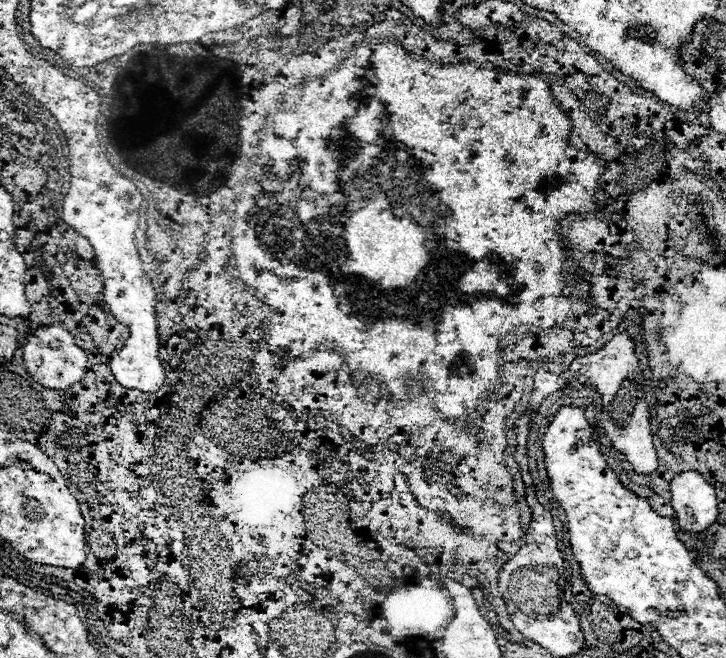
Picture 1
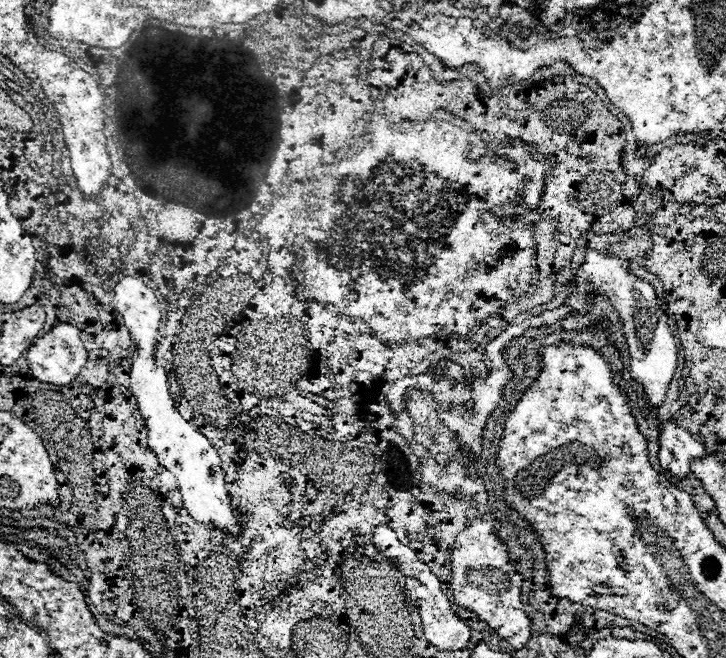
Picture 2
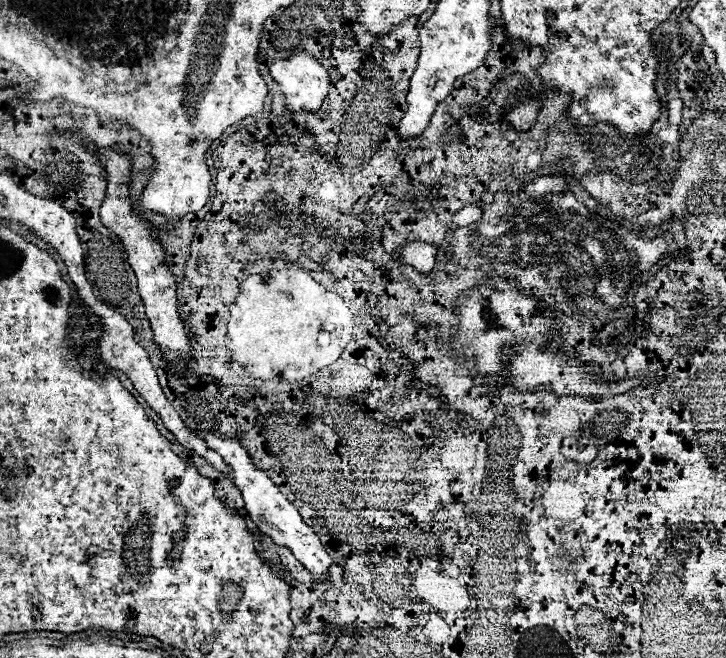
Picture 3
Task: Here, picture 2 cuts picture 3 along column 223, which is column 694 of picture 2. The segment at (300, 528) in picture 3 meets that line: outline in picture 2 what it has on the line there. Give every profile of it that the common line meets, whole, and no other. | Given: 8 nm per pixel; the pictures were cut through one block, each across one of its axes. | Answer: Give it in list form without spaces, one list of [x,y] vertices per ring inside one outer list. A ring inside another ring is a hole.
[[[676,422],[660,424],[660,466],[670,470],[676,478],[684,478],[690,472],[690,460],[702,456],[704,444],[698,442],[688,430]]]

